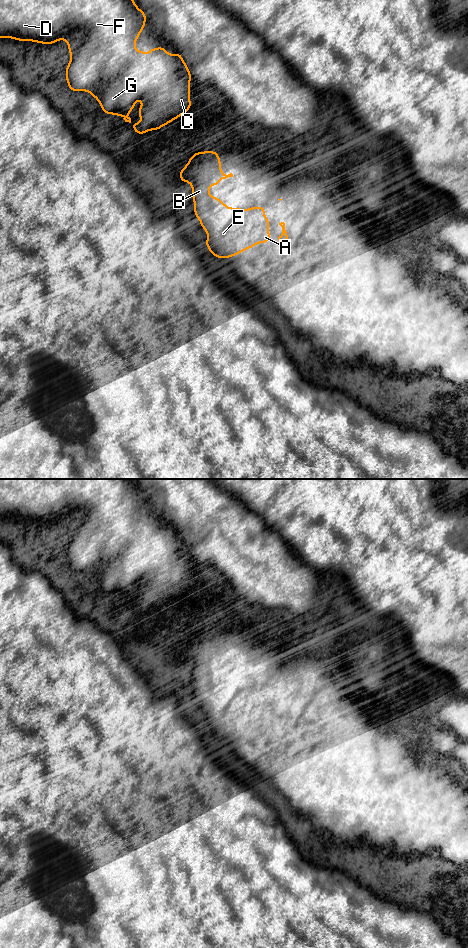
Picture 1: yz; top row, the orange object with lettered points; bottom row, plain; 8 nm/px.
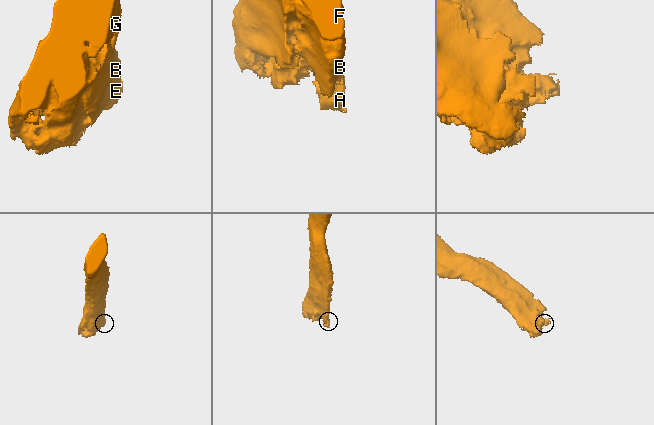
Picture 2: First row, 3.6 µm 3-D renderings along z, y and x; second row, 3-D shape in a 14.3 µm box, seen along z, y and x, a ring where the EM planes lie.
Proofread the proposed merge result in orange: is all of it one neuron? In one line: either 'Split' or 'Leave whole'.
Leave whole

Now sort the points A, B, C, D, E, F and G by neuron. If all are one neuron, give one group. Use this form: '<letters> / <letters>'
A B C D E F G

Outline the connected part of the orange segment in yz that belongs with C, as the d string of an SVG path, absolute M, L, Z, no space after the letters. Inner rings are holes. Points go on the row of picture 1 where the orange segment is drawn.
M0 0L0 38L47 45L66 39L68 53L71 54L65 71L68 88L72 92L91 93L99 101L103 113L123 116L138 135L161 129L193 106L189 92L192 75L180 52L169 55L165 47L151 48L148 52L135 50L135 43L145 24L146 13L133 0ZM142 97L145 99L138 114L143 122L132 123L126 115L132 112L134 103Z

